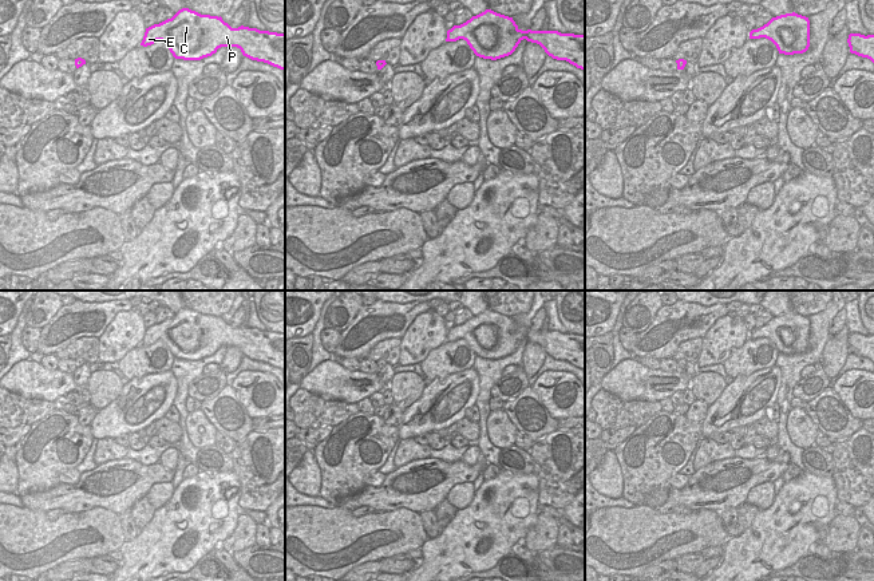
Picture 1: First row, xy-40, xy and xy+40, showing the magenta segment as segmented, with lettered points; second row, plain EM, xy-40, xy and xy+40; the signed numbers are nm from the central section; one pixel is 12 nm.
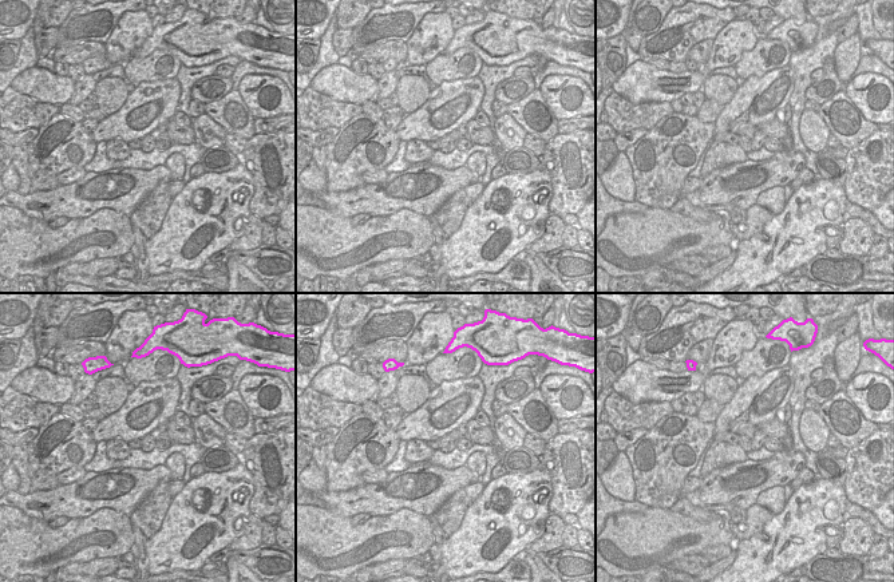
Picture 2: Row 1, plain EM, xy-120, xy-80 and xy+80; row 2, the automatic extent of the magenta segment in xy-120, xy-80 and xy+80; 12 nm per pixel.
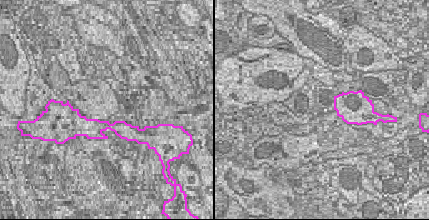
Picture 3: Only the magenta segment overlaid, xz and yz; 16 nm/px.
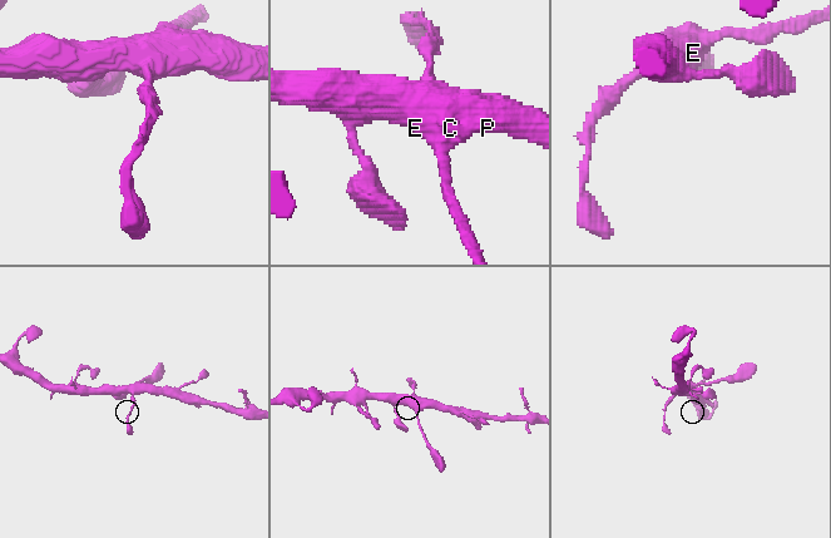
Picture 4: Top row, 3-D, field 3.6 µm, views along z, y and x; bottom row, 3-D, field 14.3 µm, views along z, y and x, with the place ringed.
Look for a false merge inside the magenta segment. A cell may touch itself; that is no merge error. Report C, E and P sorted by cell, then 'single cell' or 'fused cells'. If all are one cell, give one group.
C E P | single cell

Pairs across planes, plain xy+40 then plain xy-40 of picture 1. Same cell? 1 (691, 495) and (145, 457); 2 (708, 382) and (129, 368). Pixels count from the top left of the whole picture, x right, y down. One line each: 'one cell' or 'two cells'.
1: two cells
2: two cells

